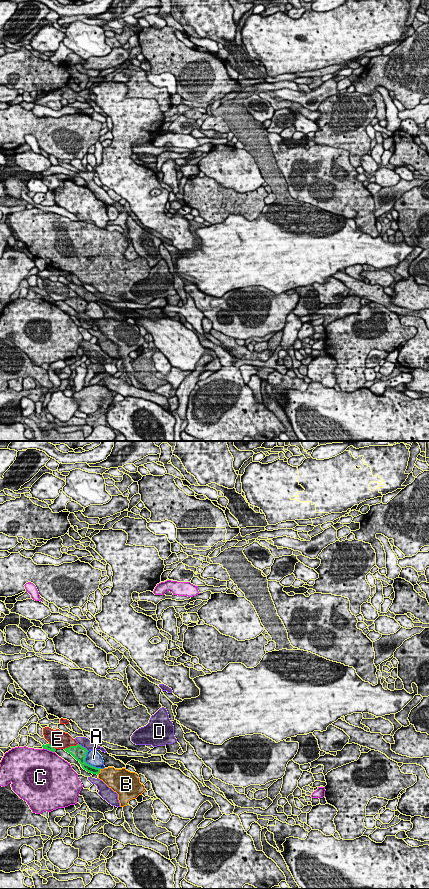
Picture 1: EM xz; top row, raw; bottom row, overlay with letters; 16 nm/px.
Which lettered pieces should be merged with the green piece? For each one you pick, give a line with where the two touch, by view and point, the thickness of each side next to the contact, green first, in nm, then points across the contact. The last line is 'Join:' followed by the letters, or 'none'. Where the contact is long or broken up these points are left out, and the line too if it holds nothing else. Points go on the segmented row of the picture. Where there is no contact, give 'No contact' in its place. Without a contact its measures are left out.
B: Touches green at xz (99, 771). Thickness 120 nm (green) against 300 nm. Path across: xz (85, 766), (99, 771), (112, 777)
Join: B

